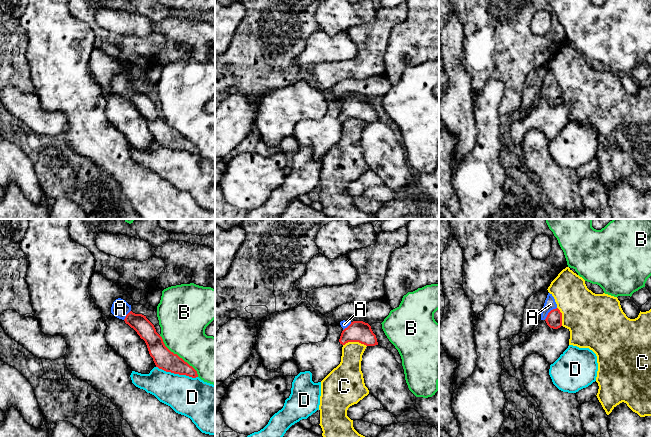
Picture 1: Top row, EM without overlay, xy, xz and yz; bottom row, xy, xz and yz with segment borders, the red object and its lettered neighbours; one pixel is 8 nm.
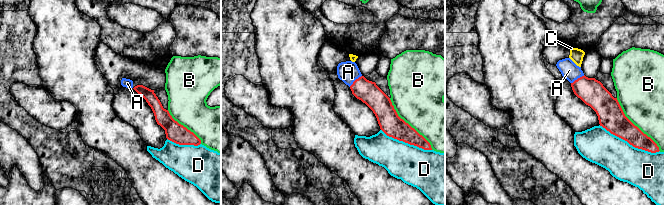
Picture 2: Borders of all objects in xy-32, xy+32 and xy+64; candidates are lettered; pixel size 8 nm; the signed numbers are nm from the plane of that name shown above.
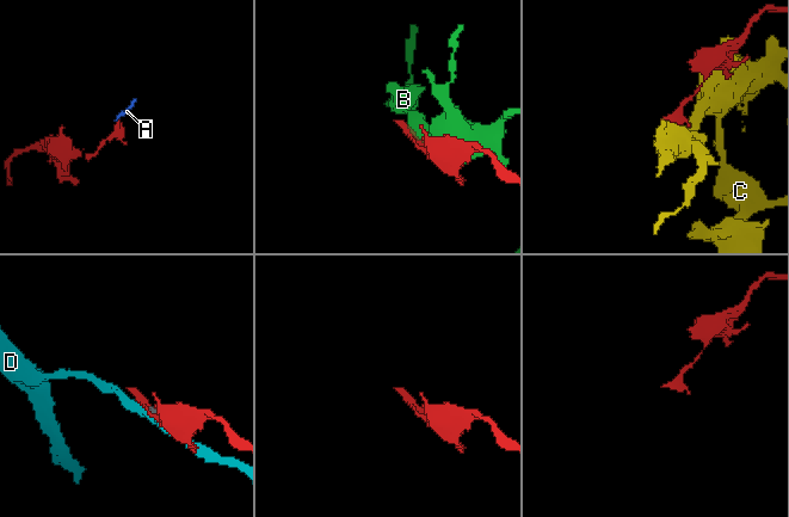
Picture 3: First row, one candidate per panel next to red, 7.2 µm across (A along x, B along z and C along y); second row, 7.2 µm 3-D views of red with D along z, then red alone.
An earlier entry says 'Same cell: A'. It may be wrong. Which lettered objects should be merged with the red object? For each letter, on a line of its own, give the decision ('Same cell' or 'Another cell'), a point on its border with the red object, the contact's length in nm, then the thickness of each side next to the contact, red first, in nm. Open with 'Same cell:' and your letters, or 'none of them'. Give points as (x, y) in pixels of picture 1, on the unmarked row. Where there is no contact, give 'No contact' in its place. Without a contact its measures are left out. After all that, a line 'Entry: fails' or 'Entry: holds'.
Same cell: A
A: Same cell. Touches red at yz (549, 88). Shared border 140 nm. Thickness 130 nm (red) against 90 nm
B: Another cell. Touches red at xy (177, 131). Shared border 460 nm. Thickness 170 nm (red) against 360 nm
C: Another cell. Touches red at xz (355, 117). Shared border 190 nm. Thickness 180 nm (red) against 190 nm
D: Another cell. Touches red at xy (177, 149). Shared border 340 nm. Thickness 170 nm (red) against 320 nm
Entry: holds

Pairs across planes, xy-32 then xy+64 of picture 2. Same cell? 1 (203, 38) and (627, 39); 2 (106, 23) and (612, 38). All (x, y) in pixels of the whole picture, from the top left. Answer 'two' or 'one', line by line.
1: one
2: two

